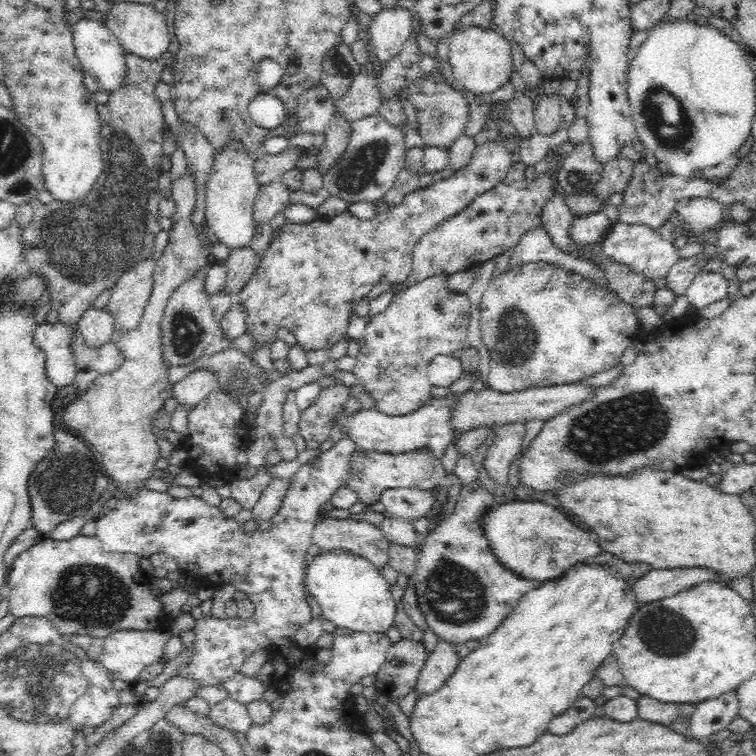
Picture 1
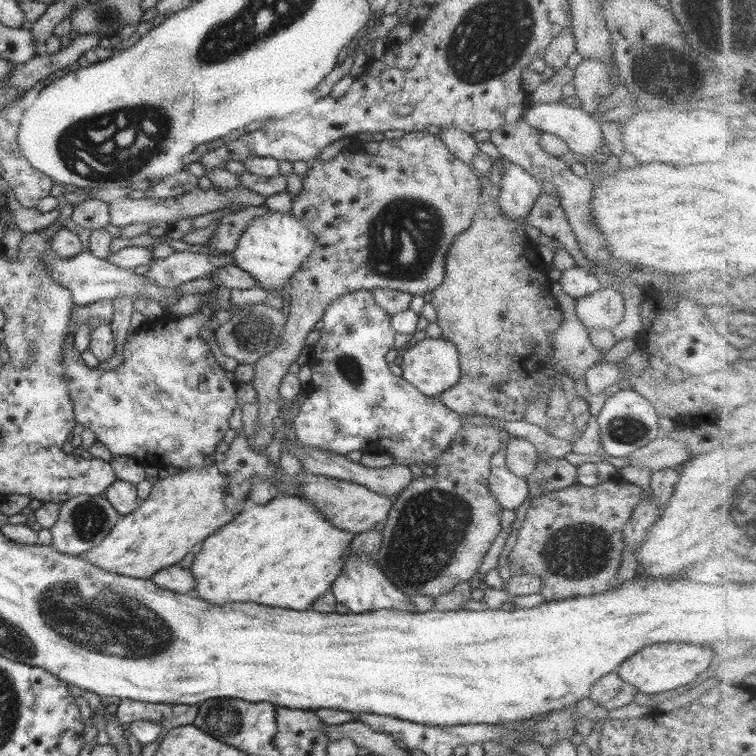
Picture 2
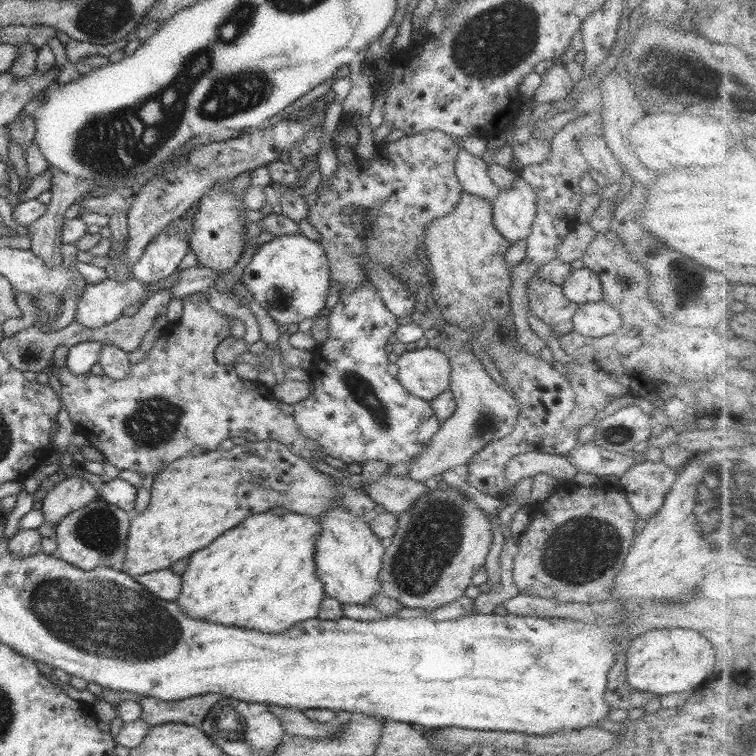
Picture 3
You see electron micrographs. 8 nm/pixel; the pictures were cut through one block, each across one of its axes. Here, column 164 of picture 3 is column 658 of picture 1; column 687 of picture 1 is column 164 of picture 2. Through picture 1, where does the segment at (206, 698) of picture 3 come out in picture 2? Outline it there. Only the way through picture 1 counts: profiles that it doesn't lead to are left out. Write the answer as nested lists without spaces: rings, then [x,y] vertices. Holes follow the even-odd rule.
[[[121,699],[118,704],[115,716],[119,724],[152,720],[162,726],[164,736],[174,727],[192,725],[198,714],[198,704],[152,704],[130,699]]]

